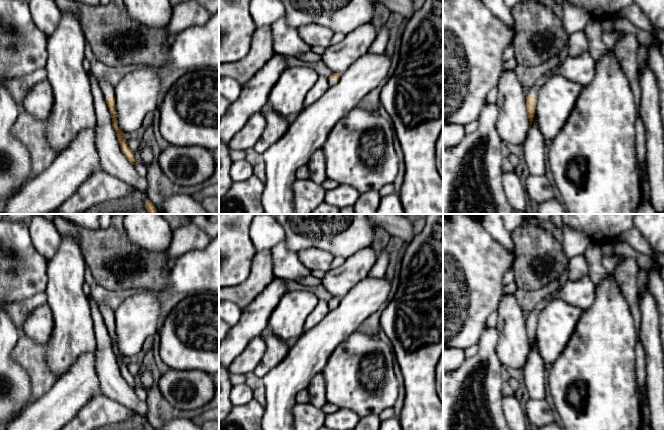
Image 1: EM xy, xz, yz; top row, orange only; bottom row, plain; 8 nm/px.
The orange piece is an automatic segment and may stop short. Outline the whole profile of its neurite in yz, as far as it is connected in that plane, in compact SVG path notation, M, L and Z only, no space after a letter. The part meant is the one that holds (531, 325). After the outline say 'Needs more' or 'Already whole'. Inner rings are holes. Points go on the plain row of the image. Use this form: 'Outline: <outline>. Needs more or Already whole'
Outline: M546 297L545 299L541 300L529 313L528 317L526 318L526 331L527 337L530 345L530 351L532 349L532 345L535 339L535 332L537 327L537 319L539 313L553 300L558 297Z. Needs more

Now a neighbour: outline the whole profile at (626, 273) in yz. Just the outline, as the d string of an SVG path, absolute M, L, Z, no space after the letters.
M625 257L624 260L616 266L613 272L624 298L630 306L636 329L640 328L641 321L638 303L639 270L640 266L634 258Z

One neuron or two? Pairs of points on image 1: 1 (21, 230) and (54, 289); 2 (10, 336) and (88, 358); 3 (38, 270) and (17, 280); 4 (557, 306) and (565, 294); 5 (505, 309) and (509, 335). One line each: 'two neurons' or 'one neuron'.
1: two neurons
2: two neurons
3: one neuron
4: two neurons
5: one neuron

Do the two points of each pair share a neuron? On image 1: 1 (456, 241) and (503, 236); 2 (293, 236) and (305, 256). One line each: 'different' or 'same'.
1: different
2: different

